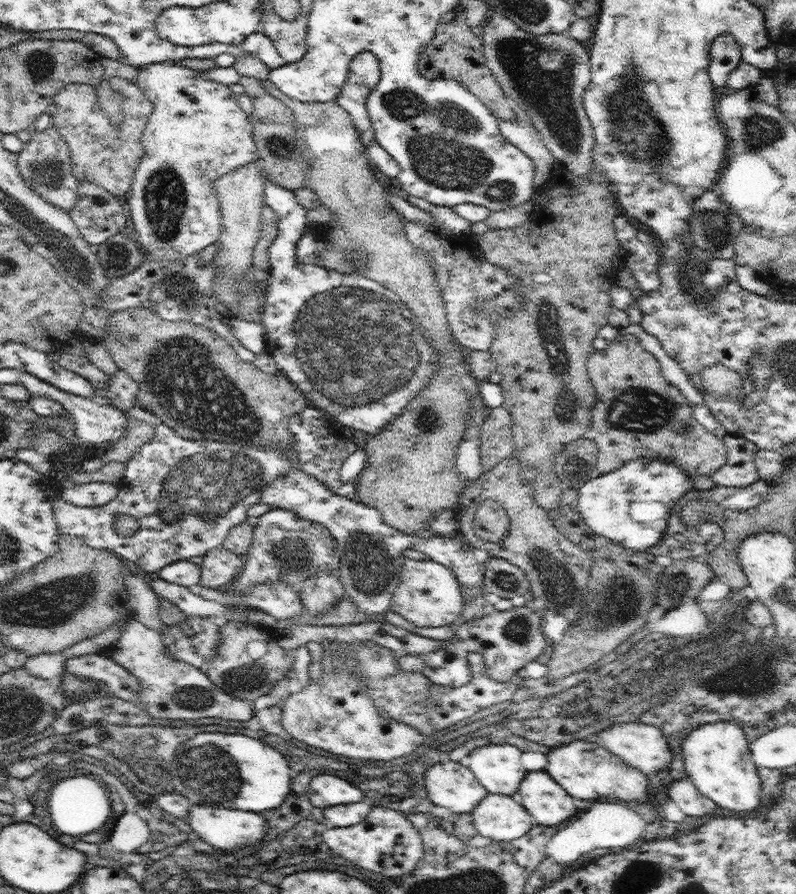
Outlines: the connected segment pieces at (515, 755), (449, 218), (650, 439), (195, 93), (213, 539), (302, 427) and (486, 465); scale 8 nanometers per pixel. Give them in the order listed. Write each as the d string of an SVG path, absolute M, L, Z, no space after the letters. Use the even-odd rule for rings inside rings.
M490 744L472 750L470 756L466 758L466 764L488 793L516 796L522 779L527 775L527 770L521 761L522 753L516 746Z
M405 195L405 200L411 205L425 210L435 218L435 225L446 230L451 230L452 233L459 237L460 234L472 235L472 223L465 218L462 218L453 207L438 206L435 203L428 202L424 198L416 198L416 196Z
M622 330L619 335L612 341L604 350L594 351L587 360L587 374L593 382L597 392L597 401L594 408L591 410L591 423L586 436L590 437L597 446L597 470L601 474L612 472L628 461L633 461L639 458L652 457L653 459L660 459L668 461L669 463L676 463L680 465L689 475L712 475L718 468L720 468L727 461L727 448L722 437L715 437L705 427L700 425L696 419L691 415L691 404L684 400L684 395L680 393L674 384L671 384L662 376L661 367L658 360L640 345L639 339L634 334L625 334Z
M169 61L163 63L154 63L151 65L142 66L134 82L137 83L138 88L145 94L147 99L152 101L154 105L153 113L149 116L146 128L142 135L142 144L144 145L144 156L138 168L135 170L133 183L128 195L124 198L128 216L134 223L134 234L136 242L139 244L142 252L148 260L152 261L174 261L181 263L182 258L197 256L204 248L215 244L220 238L221 232L221 212L220 203L216 191L213 190L214 181L228 172L232 172L249 162L259 161L259 154L257 153L256 141L253 137L253 124L249 116L244 113L244 110L238 105L236 101L237 95L230 91L226 84L216 82L215 80L205 80L200 77L199 72L202 70L193 70L187 67L180 67L174 65Z
M137 404L131 411L135 418L153 425L152 438L139 446L127 462L127 470L119 483L119 491L104 506L94 508L76 506L58 498L53 502L53 515L60 535L72 535L95 549L108 549L129 565L155 575L161 568L176 561L186 561L192 556L204 556L208 550L222 548L223 540L231 528L248 522L246 512L259 502L260 493L280 473L294 467L289 453L283 448L250 446L214 440L196 440L180 437L161 418ZM118 513L129 514L138 520L138 532L134 536L122 536L114 530Z
M311 405L302 412L293 414L289 420L289 429L295 439L295 448L299 456L296 468L326 483L326 486L329 486L335 493L356 500L355 481L346 483L340 481L340 468L344 460L360 449L344 434L346 428L340 426L340 422L336 422L336 417L329 412L318 410Z
M507 407L488 409L488 417L481 426L480 452L483 470L492 470L505 458L513 456L513 418Z

